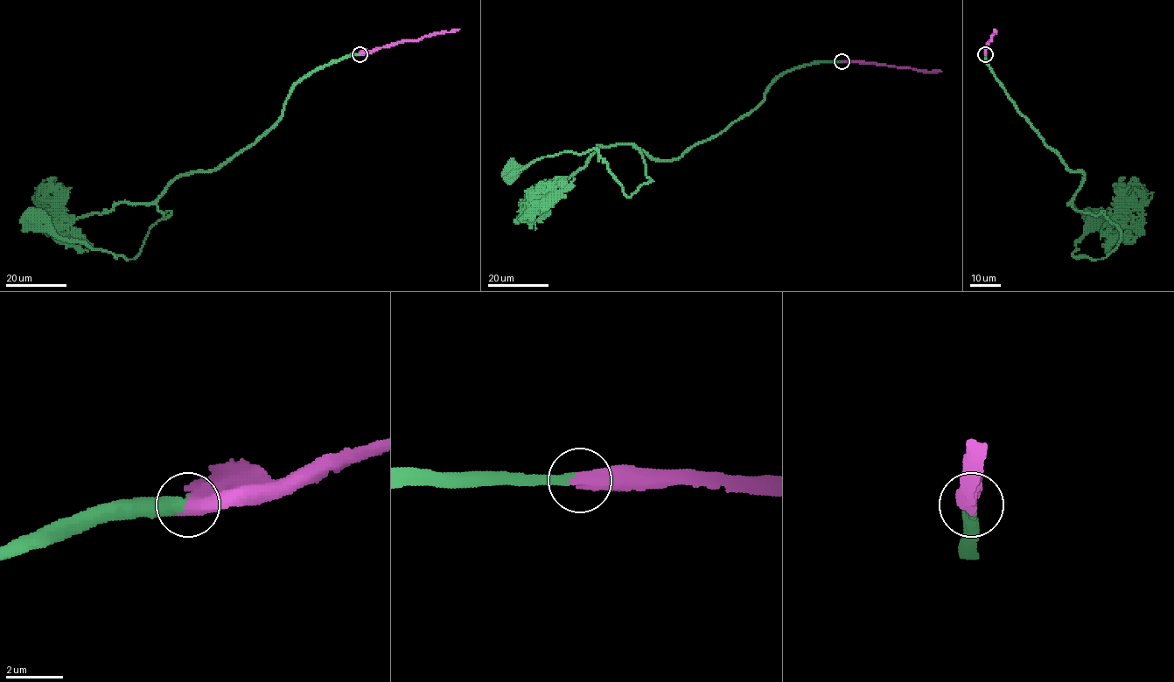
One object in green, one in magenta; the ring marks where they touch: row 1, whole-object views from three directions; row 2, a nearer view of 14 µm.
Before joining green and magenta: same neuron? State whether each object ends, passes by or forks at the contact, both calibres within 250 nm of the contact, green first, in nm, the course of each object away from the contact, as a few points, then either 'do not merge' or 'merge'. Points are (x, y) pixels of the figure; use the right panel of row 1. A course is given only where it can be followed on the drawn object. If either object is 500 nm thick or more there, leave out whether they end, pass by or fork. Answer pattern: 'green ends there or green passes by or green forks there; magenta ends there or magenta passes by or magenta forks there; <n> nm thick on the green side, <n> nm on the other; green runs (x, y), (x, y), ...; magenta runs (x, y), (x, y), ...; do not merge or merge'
420 nm thick on the green side, 600 nm on the other; green runs (986, 53), (1016, 110), (1084, 174), (1072, 206), (1105, 212), (1121, 231), (1105, 257), (1074, 257), (1092, 216); magenta runs (986, 53), (986, 48), (995, 33), (995, 29); merge

